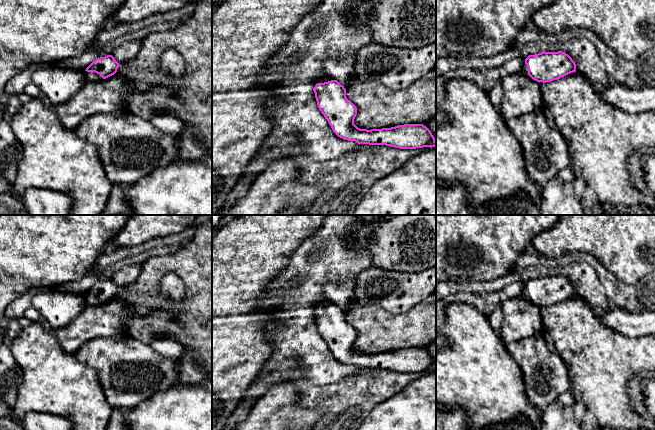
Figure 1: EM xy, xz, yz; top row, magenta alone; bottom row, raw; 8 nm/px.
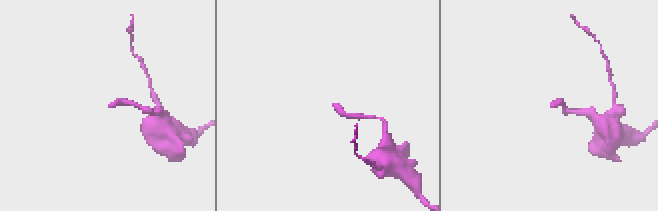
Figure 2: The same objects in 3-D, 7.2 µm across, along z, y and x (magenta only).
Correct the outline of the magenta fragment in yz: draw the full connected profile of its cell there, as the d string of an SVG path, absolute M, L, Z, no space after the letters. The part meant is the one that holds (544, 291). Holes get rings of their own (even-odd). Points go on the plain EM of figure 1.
M541 276L529 279L519 296L546 307L576 296L576 288L565 276Z

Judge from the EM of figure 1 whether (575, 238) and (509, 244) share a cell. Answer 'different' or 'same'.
different

